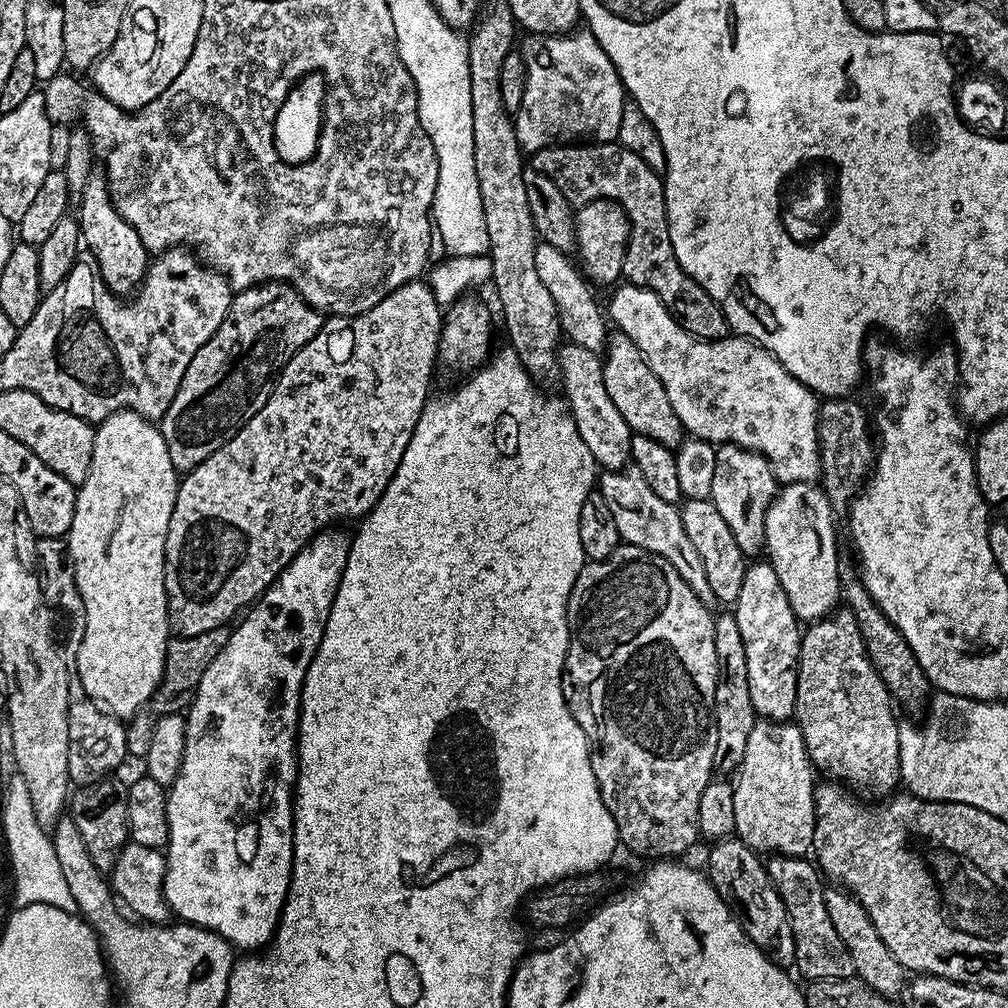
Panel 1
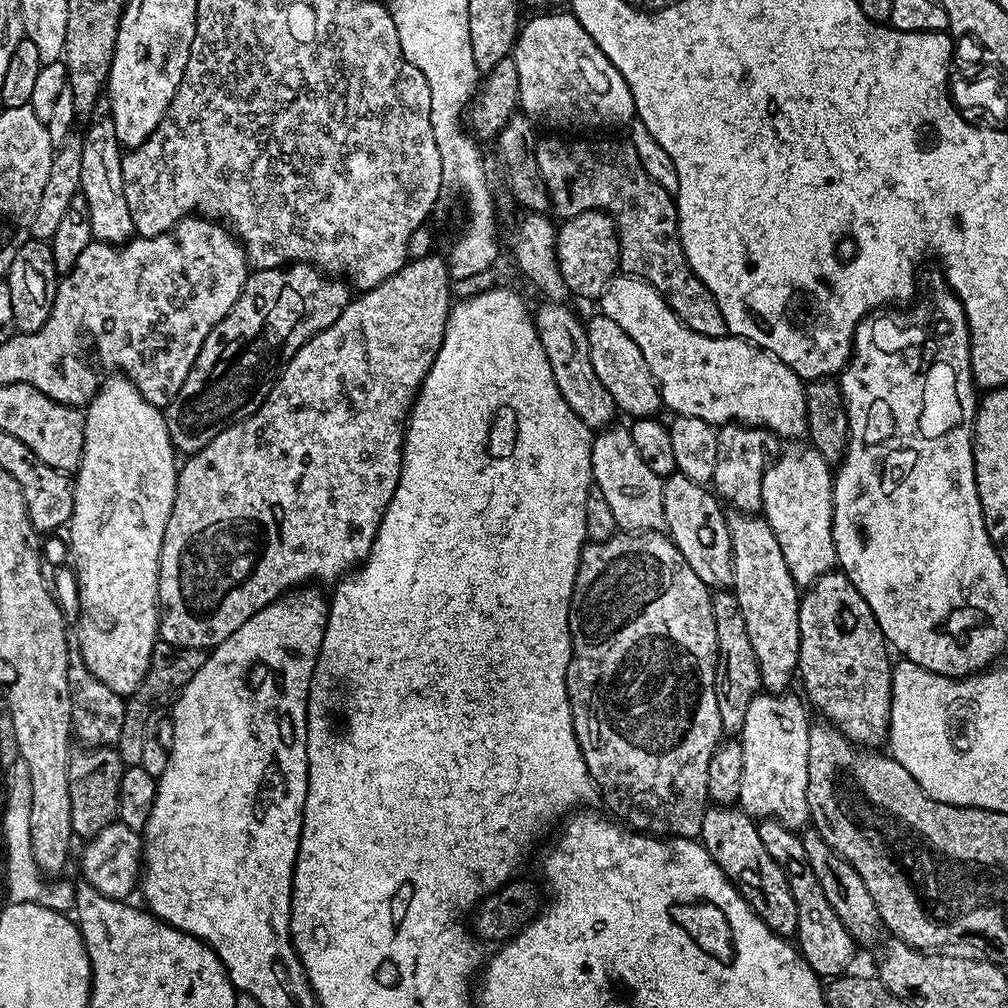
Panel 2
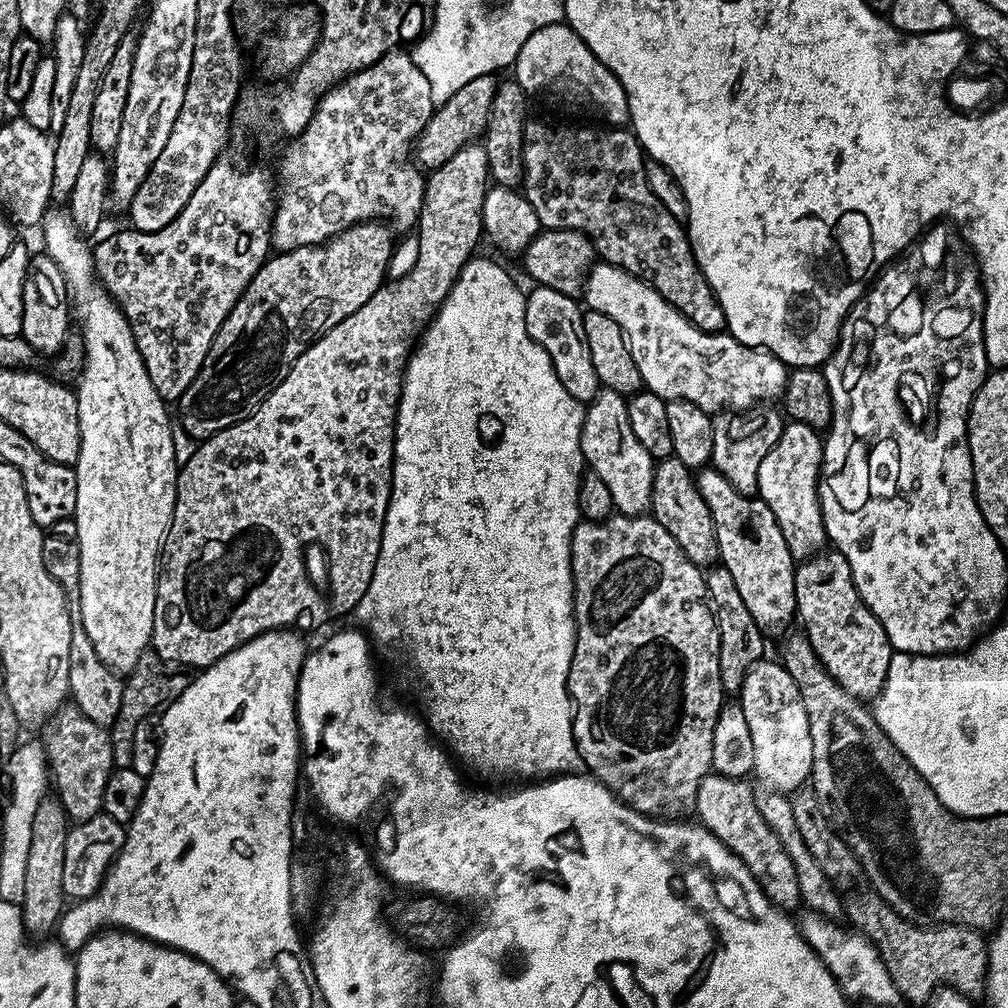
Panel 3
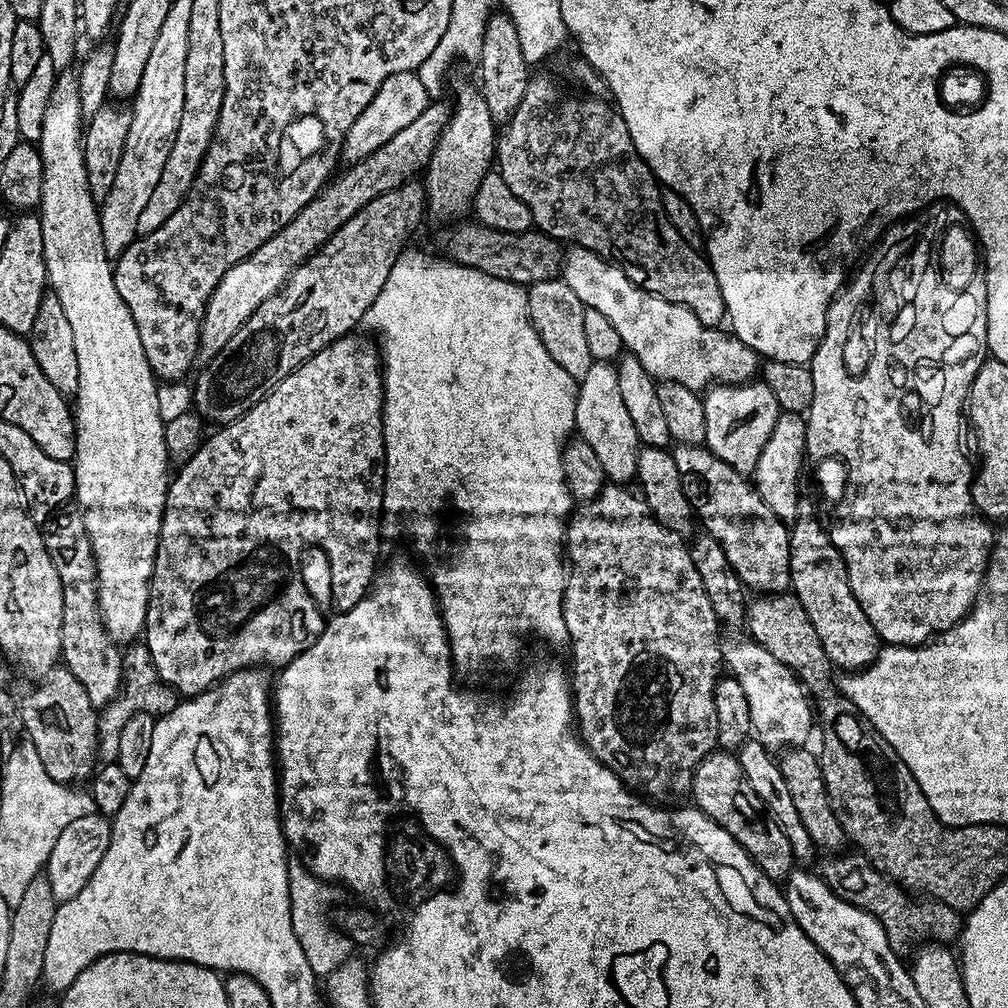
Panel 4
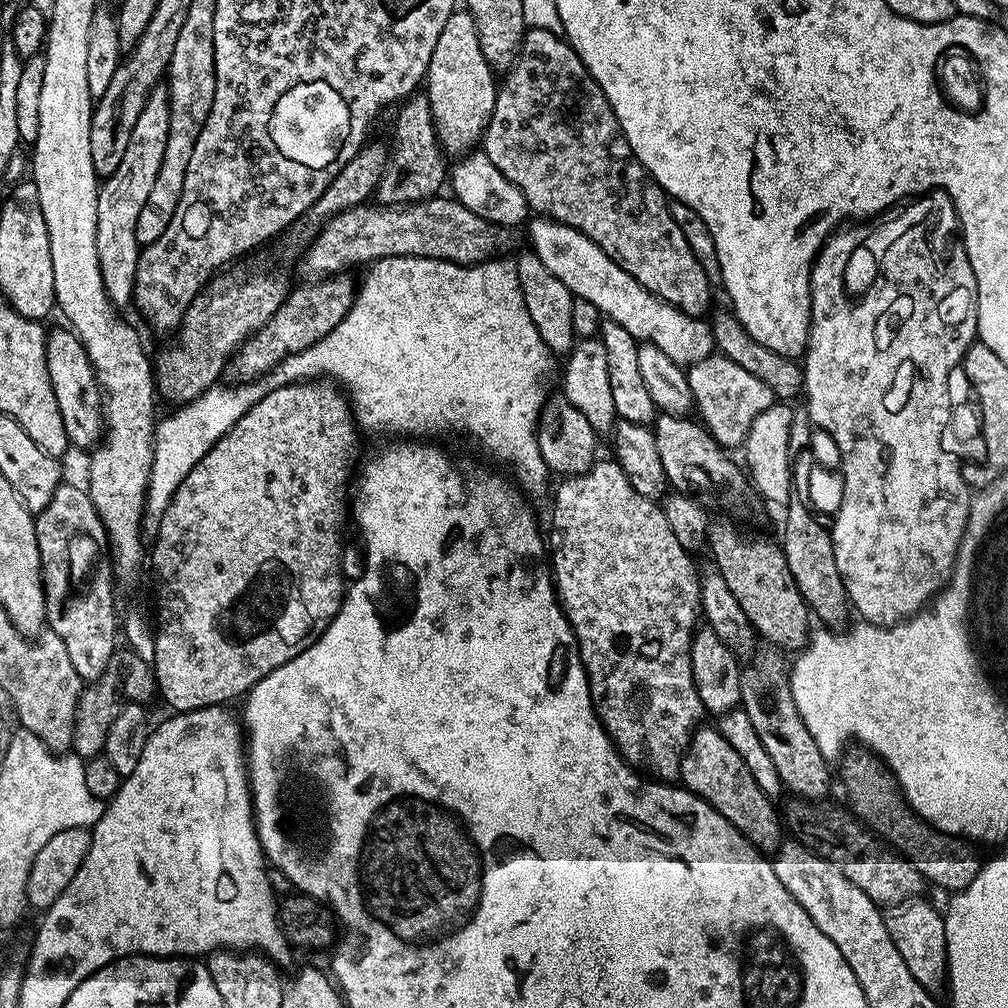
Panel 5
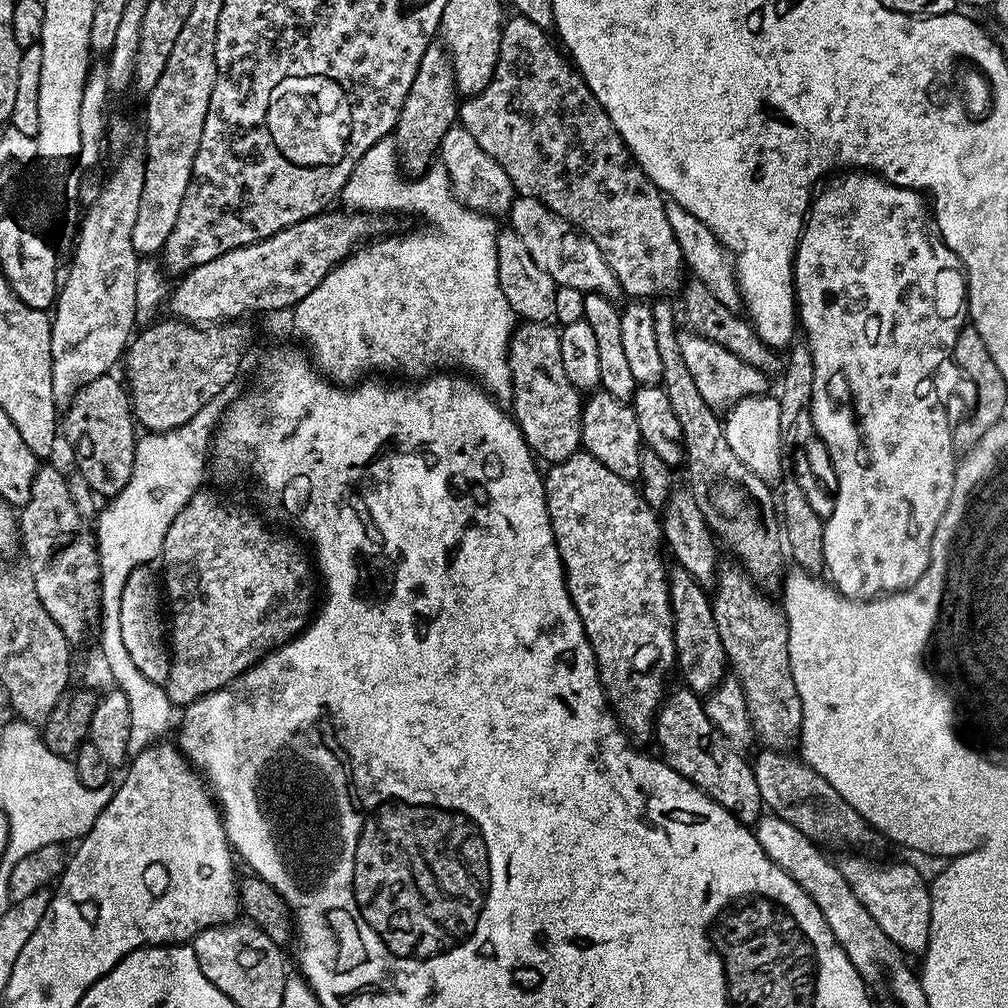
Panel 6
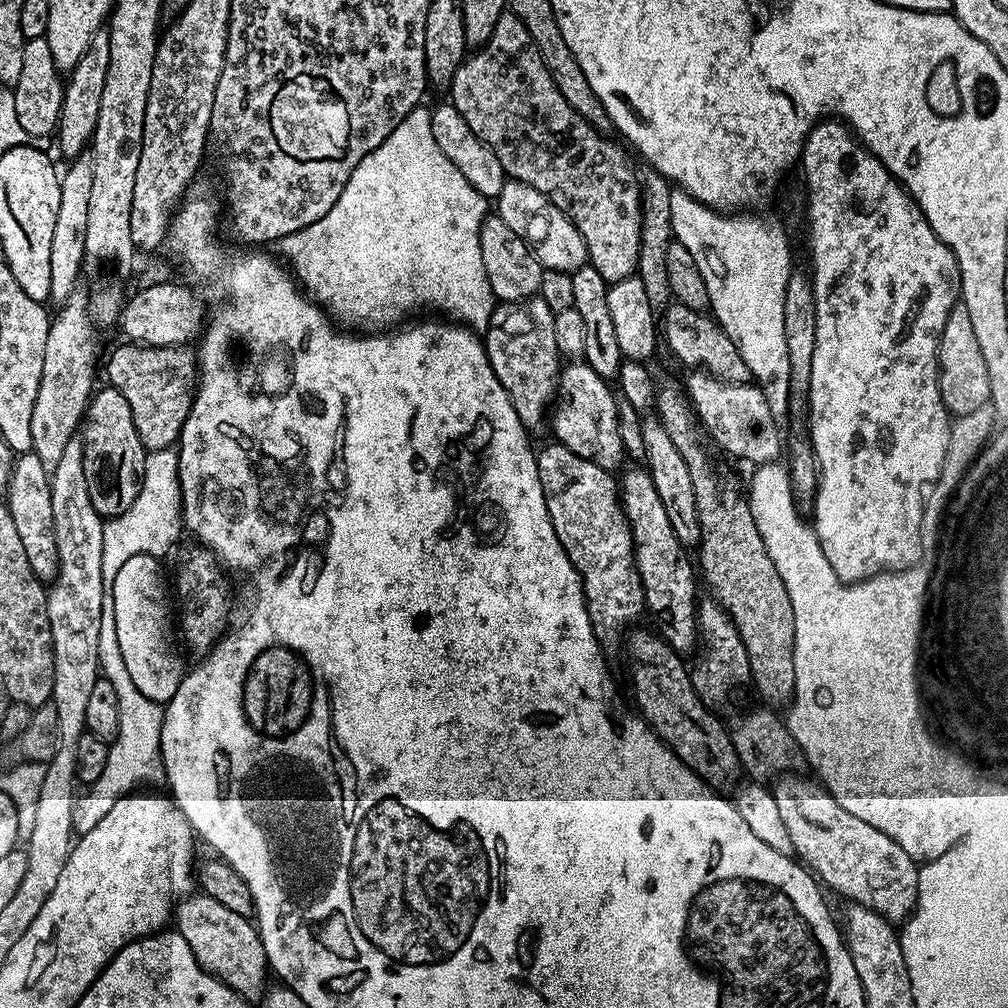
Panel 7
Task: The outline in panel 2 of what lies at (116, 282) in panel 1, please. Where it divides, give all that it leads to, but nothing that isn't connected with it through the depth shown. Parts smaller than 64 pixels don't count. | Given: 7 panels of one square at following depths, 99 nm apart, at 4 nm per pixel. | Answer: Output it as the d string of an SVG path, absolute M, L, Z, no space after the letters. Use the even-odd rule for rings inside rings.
M98 103L83 130L80 192L90 206L92 235L104 244L123 246L133 239L136 227L134 218L130 218L130 206L126 202L126 186L122 178L125 153L118 138L118 130L114 130L114 118L107 103Z

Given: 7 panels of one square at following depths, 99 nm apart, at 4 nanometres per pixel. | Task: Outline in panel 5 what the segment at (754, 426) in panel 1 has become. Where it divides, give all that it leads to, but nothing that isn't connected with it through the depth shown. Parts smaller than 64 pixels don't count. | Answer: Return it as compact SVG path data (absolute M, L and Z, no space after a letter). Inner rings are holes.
M547 218L533 219L527 228L528 236L532 239L531 251L536 253L542 266L546 266L546 270L550 270L558 282L565 284L575 299L594 302L601 317L618 322L618 326L630 330L638 342L658 346L666 358L681 366L694 365L702 358L713 355L712 330L703 319L687 316L681 308L675 308L673 304L650 294L598 245L590 242L586 234Z

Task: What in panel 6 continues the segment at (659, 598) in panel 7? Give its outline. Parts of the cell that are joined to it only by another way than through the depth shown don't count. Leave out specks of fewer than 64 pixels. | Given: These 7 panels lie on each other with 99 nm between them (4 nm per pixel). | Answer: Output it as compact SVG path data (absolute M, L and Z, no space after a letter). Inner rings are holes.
M673 567L668 574L668 597L672 607L672 629L676 647L675 667L680 668L683 683L697 694L713 692L723 682L730 665L728 655L714 622L712 601L705 585L698 583L685 568Z

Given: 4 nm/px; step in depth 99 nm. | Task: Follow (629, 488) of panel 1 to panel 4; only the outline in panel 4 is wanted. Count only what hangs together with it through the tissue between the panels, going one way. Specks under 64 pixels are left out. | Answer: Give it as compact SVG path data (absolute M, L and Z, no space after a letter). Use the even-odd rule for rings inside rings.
M594 362L590 370L586 370L586 374L579 377L576 389L575 431L581 439L590 442L609 481L624 486L636 480L636 455L640 453L642 445L636 437L634 422L630 422L630 414L622 403L618 374L611 363Z

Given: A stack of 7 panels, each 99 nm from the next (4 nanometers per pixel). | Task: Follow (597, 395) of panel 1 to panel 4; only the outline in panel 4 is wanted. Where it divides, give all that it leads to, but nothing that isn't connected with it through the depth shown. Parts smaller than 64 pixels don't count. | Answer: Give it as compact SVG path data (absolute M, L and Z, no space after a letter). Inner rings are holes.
M562 278L542 280L531 285L527 289L527 294L528 316L532 320L538 338L542 338L542 346L546 346L550 358L554 358L554 362L558 362L558 366L562 366L566 374L577 378L584 376L594 361L582 323L585 306L578 298L578 294L574 294L574 290L570 290L570 286L566 286Z

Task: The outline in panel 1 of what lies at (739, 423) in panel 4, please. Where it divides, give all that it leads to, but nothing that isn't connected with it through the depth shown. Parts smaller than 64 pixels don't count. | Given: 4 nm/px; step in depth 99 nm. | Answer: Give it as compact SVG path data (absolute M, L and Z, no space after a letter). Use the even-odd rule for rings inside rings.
M721 444L717 447L710 499L718 514L722 514L726 526L730 526L730 534L734 534L734 542L738 542L745 557L755 557L752 555L764 548L766 510L772 505L777 491L778 481L766 457L737 444Z

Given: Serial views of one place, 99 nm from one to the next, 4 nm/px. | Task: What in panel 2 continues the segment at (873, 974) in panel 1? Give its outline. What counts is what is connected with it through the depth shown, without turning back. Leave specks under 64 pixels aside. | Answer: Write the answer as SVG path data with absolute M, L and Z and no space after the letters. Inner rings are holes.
M808 830L803 833L802 839L806 846L806 858L810 858L810 866L818 877L818 883L822 885L822 894L826 894L826 902L834 906L834 914L842 918L842 926L846 926L861 949L874 947L879 942L880 935L885 935L886 929L878 914L878 906L874 906L874 898L870 898L870 890L866 890L866 882L862 882L862 874L858 874L858 870L854 870L846 858L826 846L822 834Z

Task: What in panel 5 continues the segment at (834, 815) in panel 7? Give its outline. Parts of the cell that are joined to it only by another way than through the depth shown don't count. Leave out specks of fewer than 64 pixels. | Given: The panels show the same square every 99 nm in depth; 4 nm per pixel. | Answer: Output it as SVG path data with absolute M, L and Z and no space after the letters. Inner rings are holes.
M904 898L891 905L884 912L884 925L894 946L898 946L898 954L902 954L902 962L906 962L920 985L929 990L943 989L948 970L944 918L939 907L936 909L930 901L920 899L924 898Z

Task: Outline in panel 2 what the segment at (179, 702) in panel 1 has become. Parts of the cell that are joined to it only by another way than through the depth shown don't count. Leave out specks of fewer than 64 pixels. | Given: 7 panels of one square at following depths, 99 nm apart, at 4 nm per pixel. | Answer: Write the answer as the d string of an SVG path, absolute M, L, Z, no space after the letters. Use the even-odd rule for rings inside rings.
M157 642L152 651L152 661L148 667L146 678L138 686L138 690L127 697L122 718L122 734L114 745L126 766L139 766L142 762L142 750L146 748L148 737L148 719L156 712L159 704L171 705L176 697L184 691L184 687L202 670L208 660L209 653L203 648L175 648L163 642Z

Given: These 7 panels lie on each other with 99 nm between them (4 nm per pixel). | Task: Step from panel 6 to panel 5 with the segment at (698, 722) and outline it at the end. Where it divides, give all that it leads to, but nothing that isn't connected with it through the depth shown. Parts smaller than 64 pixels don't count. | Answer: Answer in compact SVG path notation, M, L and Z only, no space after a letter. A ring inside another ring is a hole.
M697 727L693 731L688 747L684 749L679 774L683 787L702 797L714 811L722 814L722 818L737 828L753 848L764 854L775 853L782 843L782 816L778 808L772 805L775 804L773 797L767 796L762 786L754 782L750 770L746 770L746 762L742 762L734 746L730 746L730 742L726 742L715 727L704 727Z

